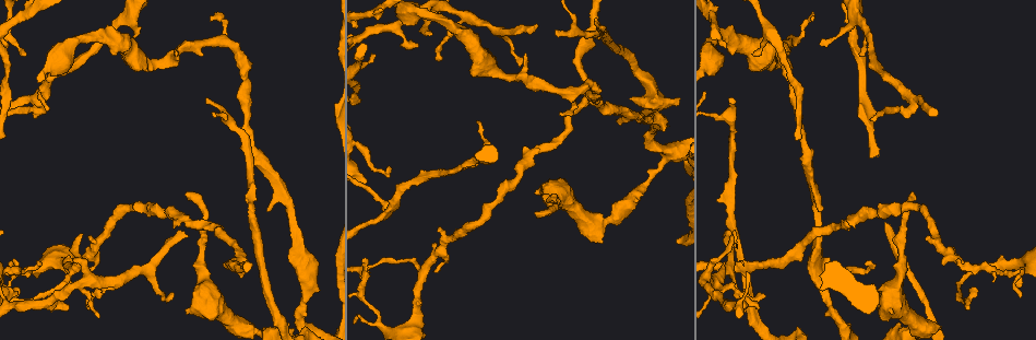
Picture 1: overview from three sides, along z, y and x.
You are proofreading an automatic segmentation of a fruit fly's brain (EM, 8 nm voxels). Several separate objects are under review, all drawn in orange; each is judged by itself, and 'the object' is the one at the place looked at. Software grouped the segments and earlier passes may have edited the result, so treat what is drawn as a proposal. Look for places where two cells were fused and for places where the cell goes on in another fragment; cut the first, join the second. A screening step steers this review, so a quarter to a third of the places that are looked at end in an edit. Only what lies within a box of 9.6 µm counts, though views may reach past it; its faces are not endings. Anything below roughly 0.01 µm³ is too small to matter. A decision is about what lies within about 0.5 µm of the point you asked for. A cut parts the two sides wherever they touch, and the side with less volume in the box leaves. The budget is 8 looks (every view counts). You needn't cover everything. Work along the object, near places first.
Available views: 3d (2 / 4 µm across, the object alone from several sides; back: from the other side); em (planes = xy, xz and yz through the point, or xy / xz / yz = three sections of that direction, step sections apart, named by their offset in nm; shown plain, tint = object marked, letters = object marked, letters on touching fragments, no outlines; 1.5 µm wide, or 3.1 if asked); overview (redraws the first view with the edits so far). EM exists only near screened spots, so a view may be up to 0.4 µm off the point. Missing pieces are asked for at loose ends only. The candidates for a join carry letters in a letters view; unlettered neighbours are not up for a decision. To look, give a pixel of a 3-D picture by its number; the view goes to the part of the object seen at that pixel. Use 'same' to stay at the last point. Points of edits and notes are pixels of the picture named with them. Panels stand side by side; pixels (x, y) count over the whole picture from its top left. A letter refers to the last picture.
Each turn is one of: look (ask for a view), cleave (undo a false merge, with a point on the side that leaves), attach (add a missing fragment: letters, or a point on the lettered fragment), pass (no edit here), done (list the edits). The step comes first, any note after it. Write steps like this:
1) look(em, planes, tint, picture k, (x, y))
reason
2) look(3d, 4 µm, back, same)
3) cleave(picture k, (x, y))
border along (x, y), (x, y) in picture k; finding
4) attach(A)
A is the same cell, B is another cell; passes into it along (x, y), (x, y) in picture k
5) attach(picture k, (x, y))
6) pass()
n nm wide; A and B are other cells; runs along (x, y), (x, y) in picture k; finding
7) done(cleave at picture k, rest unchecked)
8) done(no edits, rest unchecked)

look(em, planes, tint, picture 1, (523, 77))
branch point

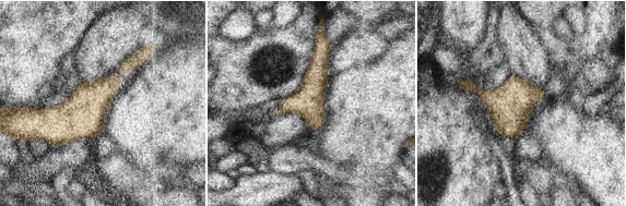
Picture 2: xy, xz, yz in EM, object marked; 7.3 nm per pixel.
look(em, planes, letters, same)

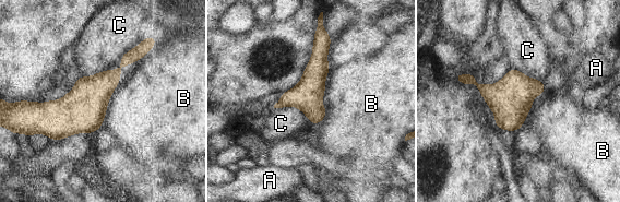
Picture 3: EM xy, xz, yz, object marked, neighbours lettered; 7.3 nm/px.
pass()
A, B and C are other cells; all the same cell

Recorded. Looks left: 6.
look(em, planes, letters, picture 1, (186, 236))

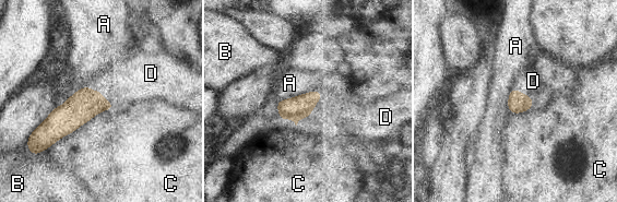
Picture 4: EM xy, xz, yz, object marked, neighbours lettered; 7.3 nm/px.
attach(D)
D is the same cell, A, B and C are other cells; it goes on there

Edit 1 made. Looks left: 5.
look(3d, 4 µm, picture 1, (370, 56))
thin end

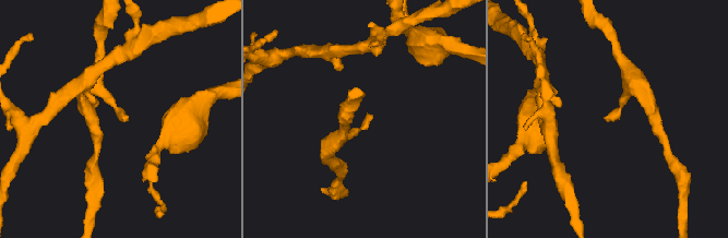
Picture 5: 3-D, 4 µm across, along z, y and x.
look(em, xz, step 4, tint, picture 5, (370, 115))

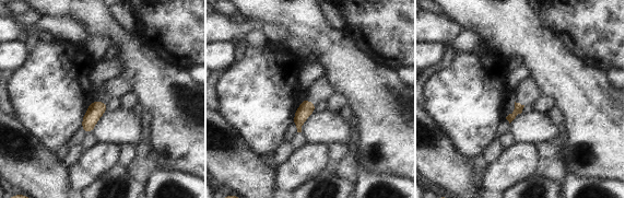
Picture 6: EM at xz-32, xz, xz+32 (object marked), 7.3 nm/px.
look(em, planes, letters, same)
another direction

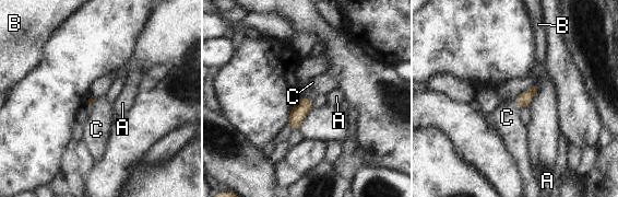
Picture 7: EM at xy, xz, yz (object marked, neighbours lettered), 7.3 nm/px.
attach(C)
C is the same cell, A and B are other cells; passes into it along (523, 101), (518, 105), (507, 117) in picture 7; it goes on there

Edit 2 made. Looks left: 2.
done(attach at picture 4, attach at picture 7, rest unchecked)

